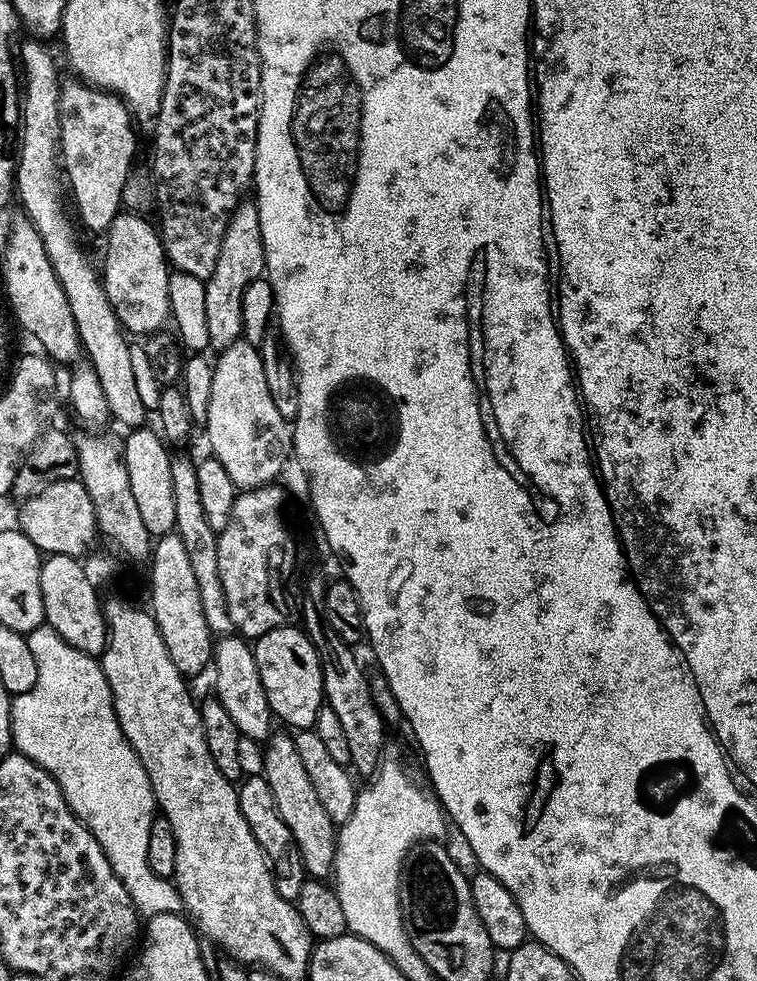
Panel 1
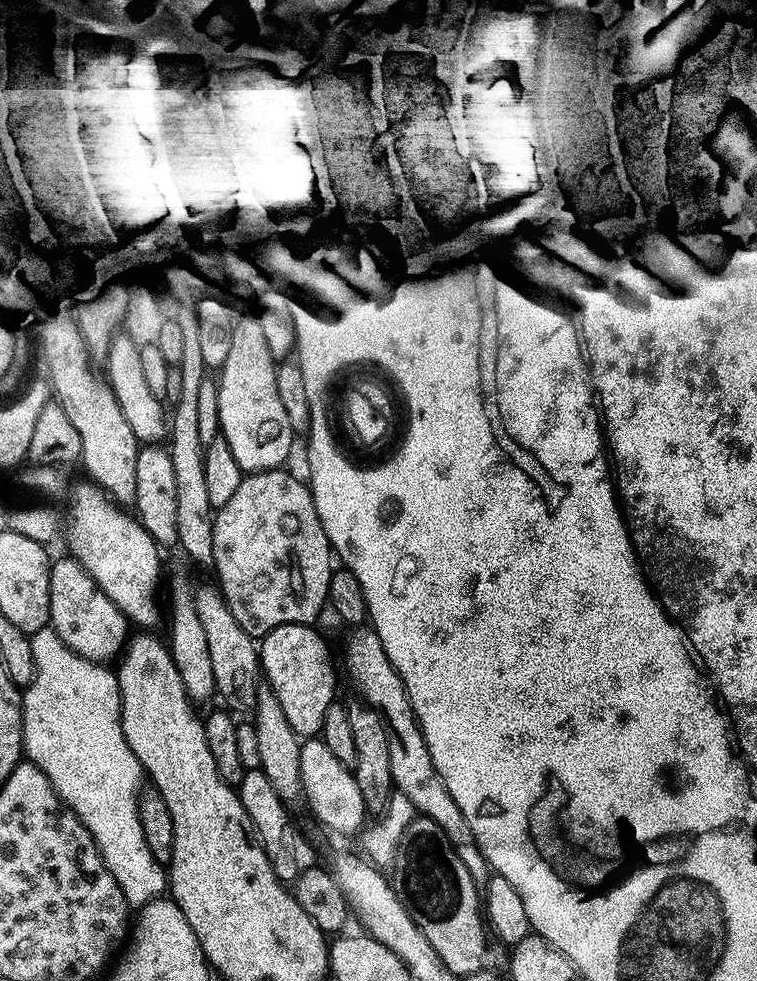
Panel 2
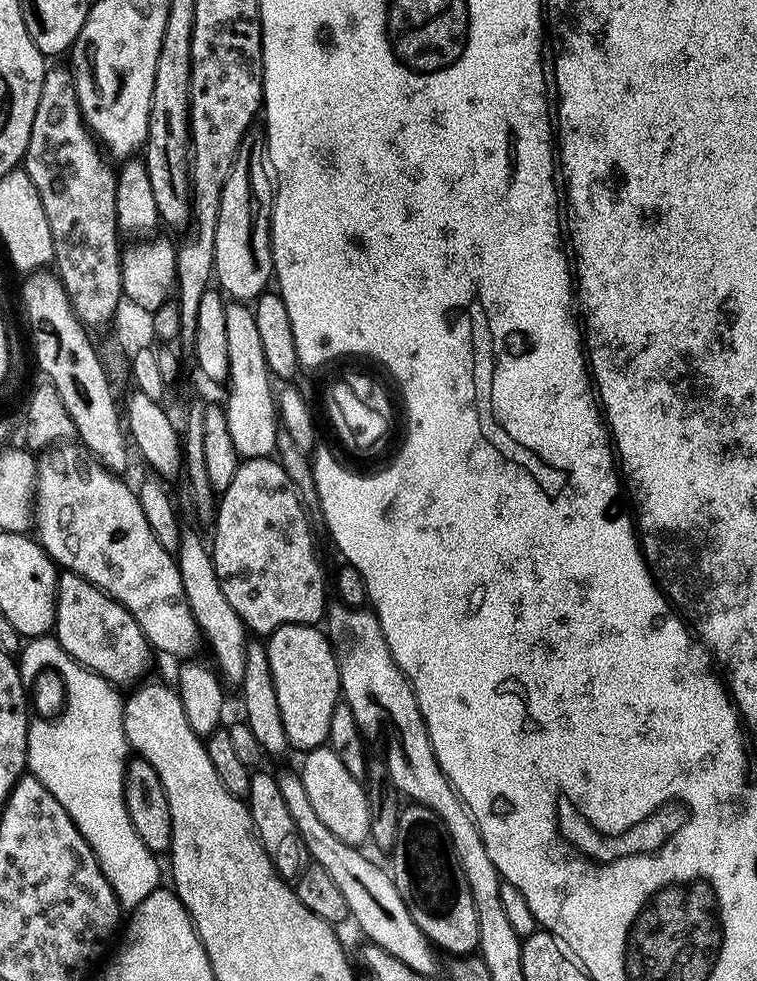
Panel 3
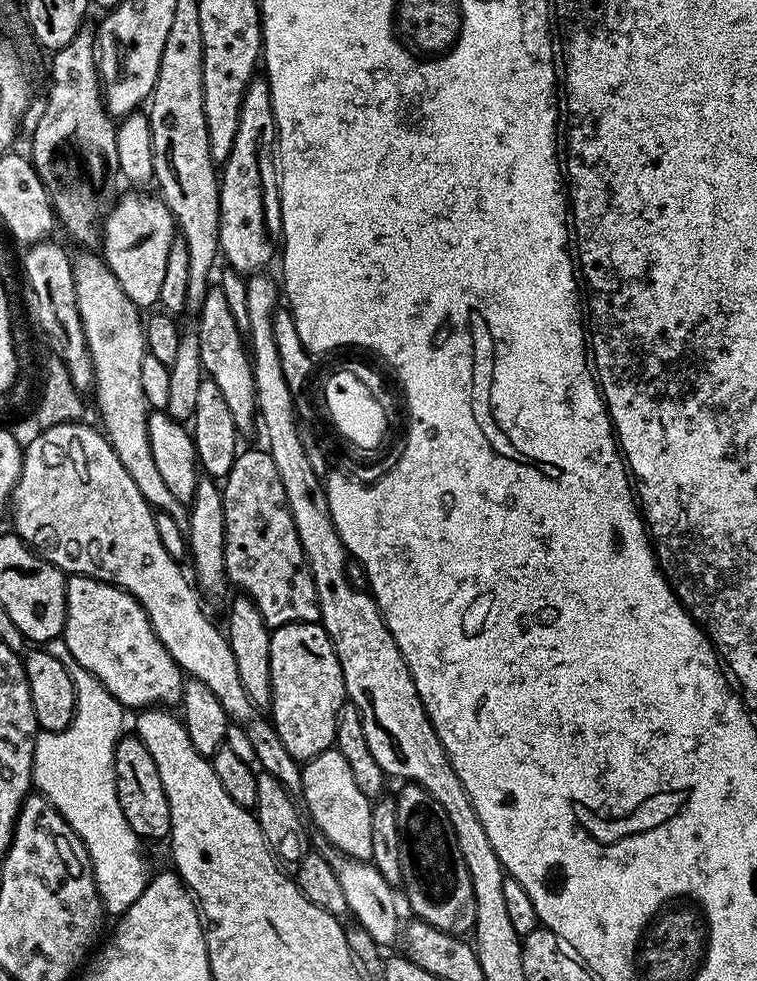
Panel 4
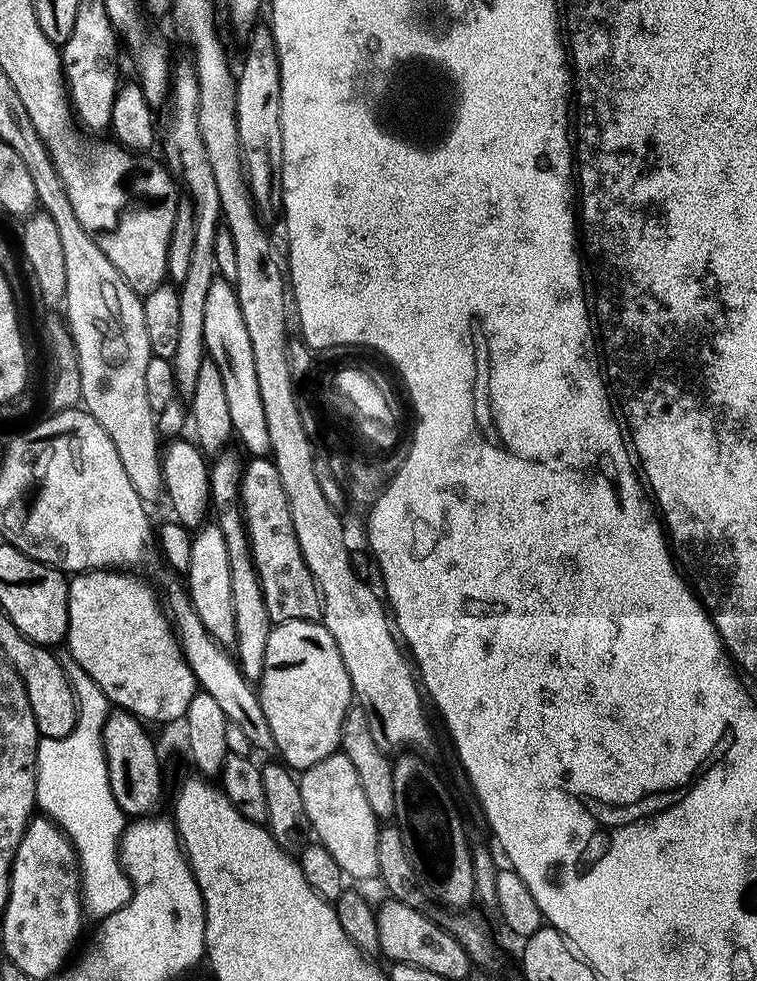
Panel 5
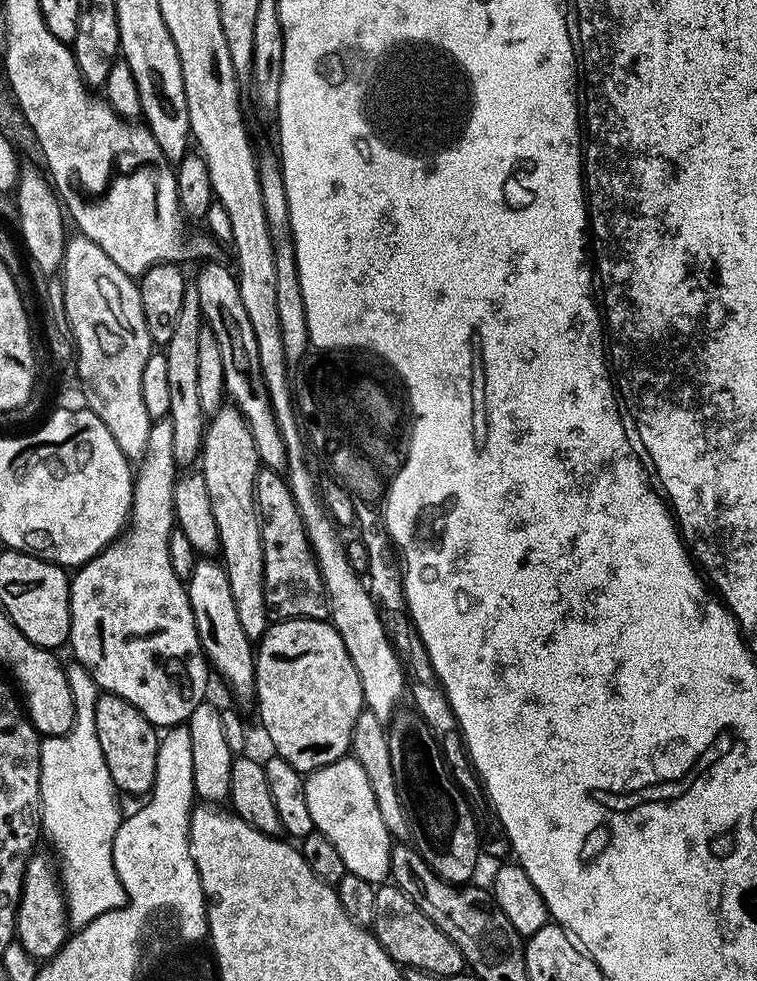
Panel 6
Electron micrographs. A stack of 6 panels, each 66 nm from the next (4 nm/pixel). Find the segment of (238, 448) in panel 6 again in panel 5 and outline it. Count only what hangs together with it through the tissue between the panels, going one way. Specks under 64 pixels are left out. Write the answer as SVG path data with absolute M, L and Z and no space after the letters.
M221 454L215 457L210 468L212 482L211 507L215 523L219 524L226 538L226 554L230 554L230 586L234 601L234 630L236 642L234 658L240 665L240 673L250 682L258 682L266 666L266 642L274 627L270 614L266 614L266 598L262 594L256 564L252 561L252 548L248 545L248 532L244 528L244 513L240 506L240 478L242 460L236 456Z

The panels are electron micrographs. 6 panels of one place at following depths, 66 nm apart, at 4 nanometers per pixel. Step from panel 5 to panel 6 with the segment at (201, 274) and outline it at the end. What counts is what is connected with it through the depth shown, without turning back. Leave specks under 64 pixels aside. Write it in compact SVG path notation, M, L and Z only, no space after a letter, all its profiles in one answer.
M188 286L173 326L172 337L163 349L170 382L170 410L166 419L174 426L174 458L180 466L188 466L184 464L191 460L192 463L199 461L204 446L206 414L198 399L198 338L203 327L204 315L198 302L198 290L195 286Z

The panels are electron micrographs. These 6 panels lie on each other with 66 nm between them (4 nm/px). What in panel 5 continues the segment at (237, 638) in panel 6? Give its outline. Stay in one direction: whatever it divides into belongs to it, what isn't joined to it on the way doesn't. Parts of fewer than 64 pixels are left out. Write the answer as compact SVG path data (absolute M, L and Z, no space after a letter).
M208 522L193 535L190 546L190 566L186 573L186 591L198 618L202 618L202 626L211 634L219 644L225 646L235 645L236 631L234 630L234 601L232 587L230 586L230 554L226 554L226 538L222 534L219 524Z

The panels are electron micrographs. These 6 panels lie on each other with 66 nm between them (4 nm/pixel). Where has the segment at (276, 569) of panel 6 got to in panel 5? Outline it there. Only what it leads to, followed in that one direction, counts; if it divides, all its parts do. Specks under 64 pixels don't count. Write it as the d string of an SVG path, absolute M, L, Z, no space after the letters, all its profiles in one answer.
M252 458L243 465L240 478L240 506L244 513L244 528L248 532L248 545L252 548L252 561L256 564L256 573L262 586L262 594L266 598L266 614L270 614L273 625L294 622L295 620L315 620L319 621L322 616L320 606L320 591L302 558L302 550L298 546L298 534L294 534L294 518L290 518L290 502L286 502L286 490L282 490L282 478L278 478L278 470L268 458Z

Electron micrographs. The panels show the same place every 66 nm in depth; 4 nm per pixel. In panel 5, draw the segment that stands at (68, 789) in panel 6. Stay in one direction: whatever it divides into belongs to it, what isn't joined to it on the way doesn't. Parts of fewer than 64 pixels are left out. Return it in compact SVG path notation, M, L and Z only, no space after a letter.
M61 651L59 657L62 670L76 693L76 727L69 736L41 739L36 755L36 802L39 811L56 821L76 847L87 915L103 918L126 906L132 897L132 881L120 858L120 838L124 835L126 817L118 802L114 802L104 757L104 723L110 702L94 678L78 666L71 652Z

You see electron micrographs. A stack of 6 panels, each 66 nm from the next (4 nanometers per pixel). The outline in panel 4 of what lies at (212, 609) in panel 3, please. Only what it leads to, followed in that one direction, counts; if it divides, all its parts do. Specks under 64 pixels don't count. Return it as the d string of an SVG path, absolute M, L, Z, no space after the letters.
M124 336L120 344L112 348L112 352L103 352L95 342L89 343L88 353L92 359L92 383L96 392L96 408L100 411L102 431L107 436L114 454L118 454L118 462L126 466L126 474L134 478L134 486L138 486L138 494L146 498L146 502L156 512L165 512L174 518L178 530L187 533L189 505L178 502L170 489L164 485L158 466L154 463L154 454L150 454L150 436L148 434L148 418L150 409L148 399L142 390L142 358L146 355L145 337Z

